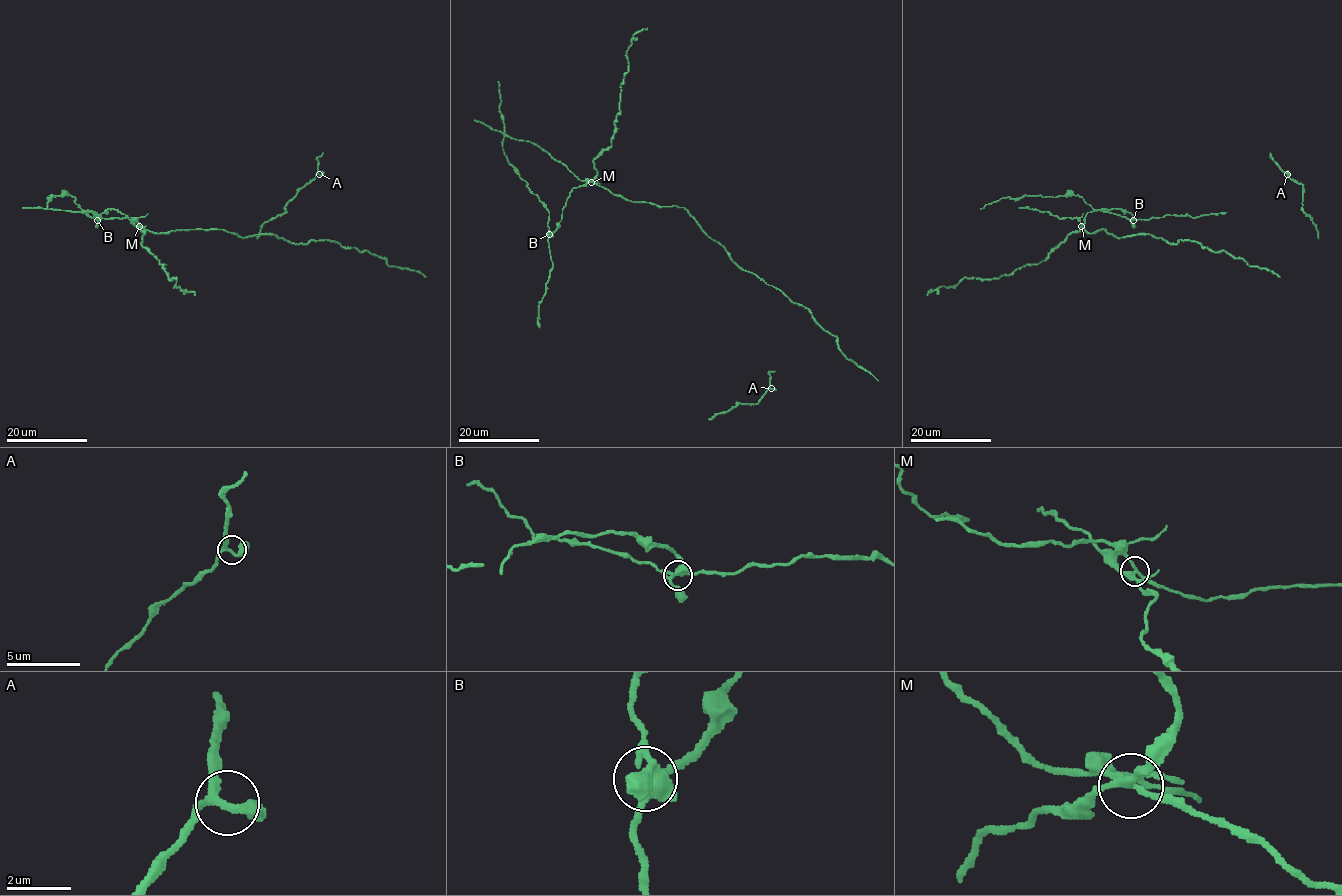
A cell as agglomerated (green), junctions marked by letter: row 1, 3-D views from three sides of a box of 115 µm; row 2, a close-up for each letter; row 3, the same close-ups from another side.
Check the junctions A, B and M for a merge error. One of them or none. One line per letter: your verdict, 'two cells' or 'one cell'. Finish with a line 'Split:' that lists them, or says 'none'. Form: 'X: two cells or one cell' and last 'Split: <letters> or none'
A: one cell
B: one cell
M: two cells
Split: M

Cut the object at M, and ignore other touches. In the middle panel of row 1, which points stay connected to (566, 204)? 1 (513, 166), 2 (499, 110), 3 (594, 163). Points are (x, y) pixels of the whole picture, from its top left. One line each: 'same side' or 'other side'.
1: same side
2: same side
3: same side

